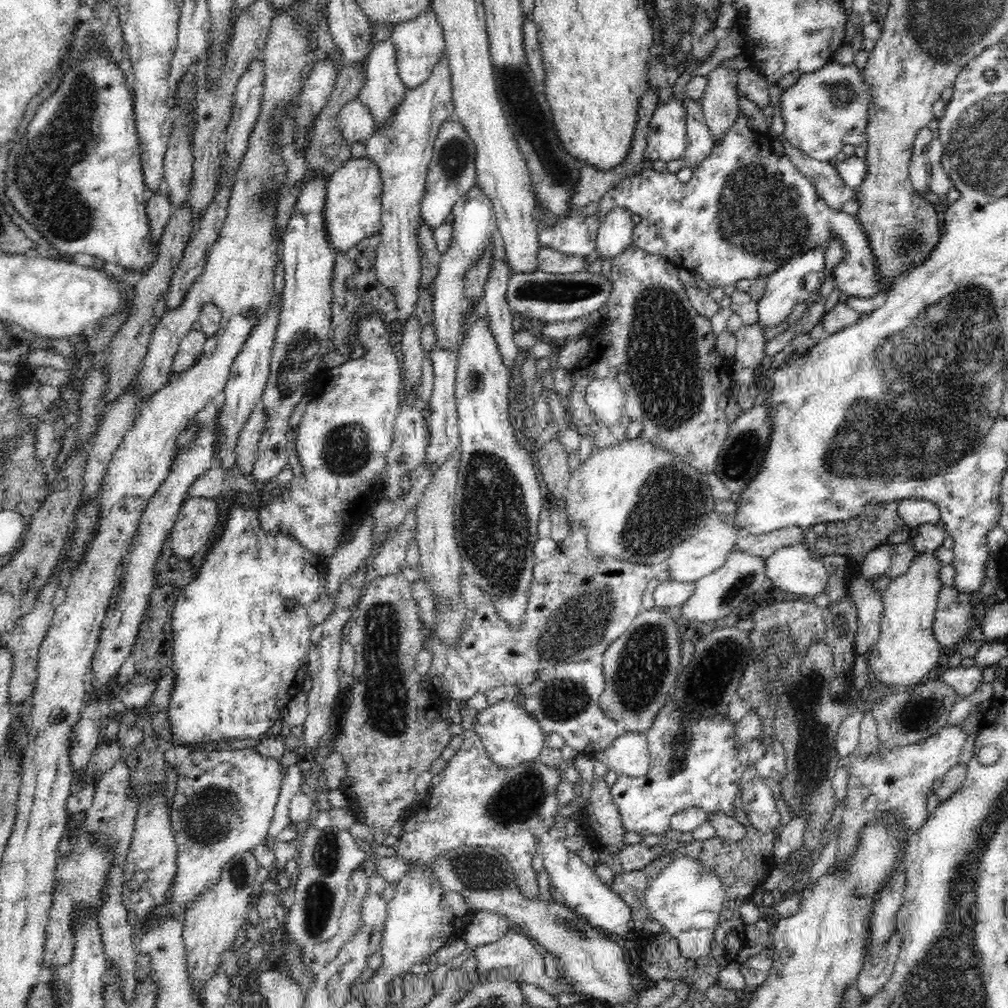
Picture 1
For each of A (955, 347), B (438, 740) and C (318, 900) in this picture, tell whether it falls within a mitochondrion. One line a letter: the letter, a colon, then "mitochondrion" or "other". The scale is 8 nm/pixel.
A: mitochondrion
B: other
C: mitochondrion

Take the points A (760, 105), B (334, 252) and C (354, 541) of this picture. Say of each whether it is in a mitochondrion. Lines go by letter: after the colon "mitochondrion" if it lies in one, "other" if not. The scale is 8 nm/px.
A: other
B: other
C: other

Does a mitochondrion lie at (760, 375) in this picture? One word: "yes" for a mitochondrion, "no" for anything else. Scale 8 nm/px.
no

